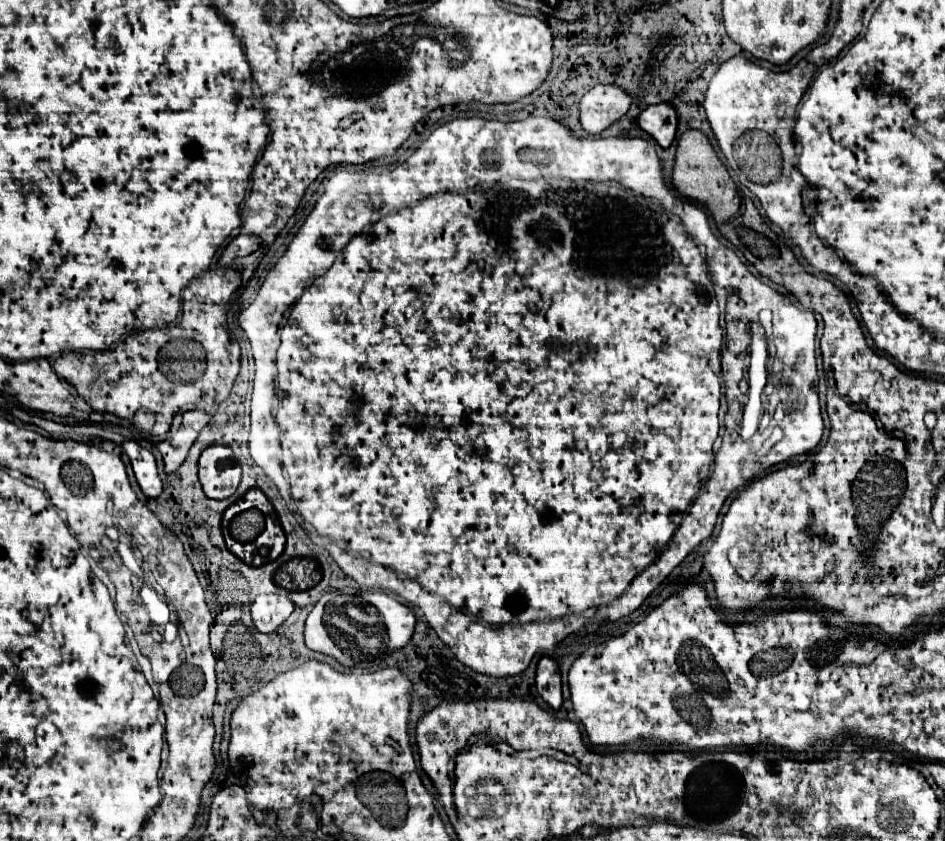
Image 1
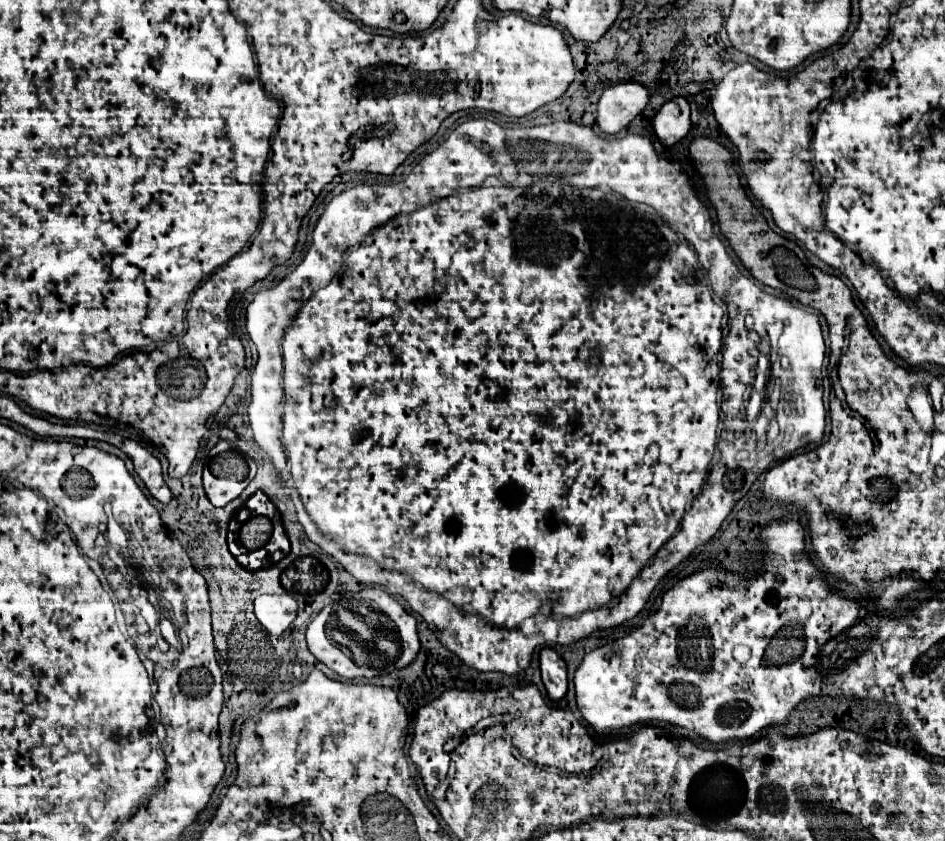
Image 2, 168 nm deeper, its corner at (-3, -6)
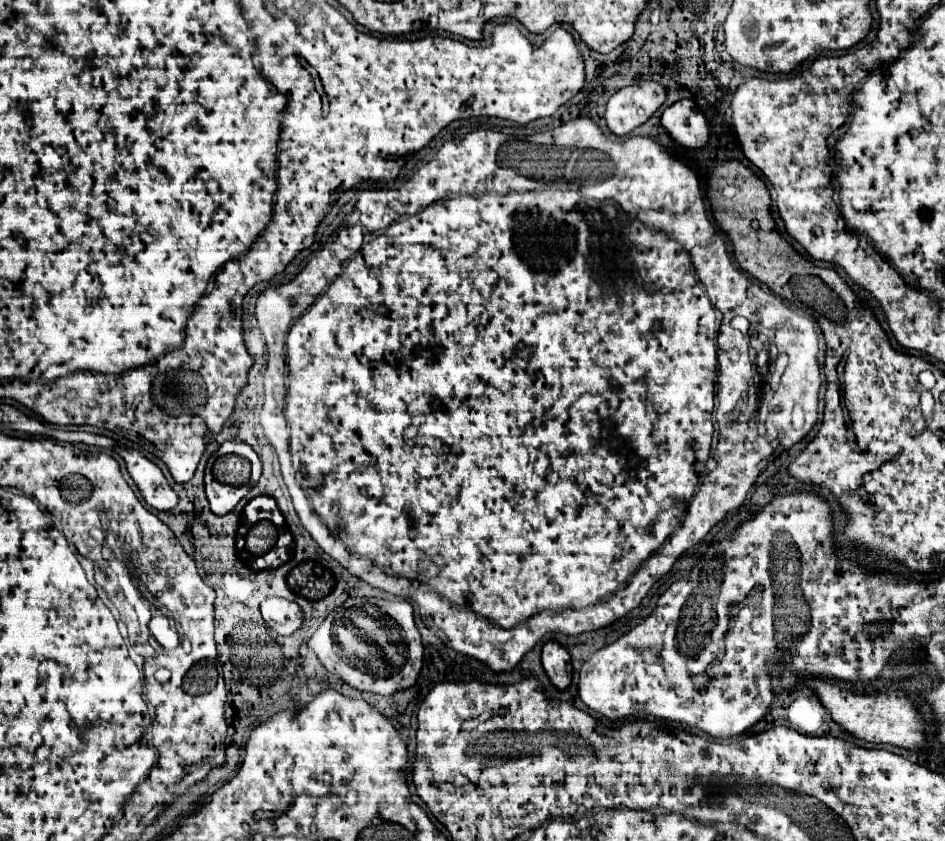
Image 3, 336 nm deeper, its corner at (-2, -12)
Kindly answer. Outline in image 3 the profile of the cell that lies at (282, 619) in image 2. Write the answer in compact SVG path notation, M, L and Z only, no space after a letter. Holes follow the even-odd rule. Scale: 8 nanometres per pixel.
M268 598L262 602L260 608L262 608L262 618L266 620L266 624L282 636L290 636L304 622L304 614L300 606L284 598Z

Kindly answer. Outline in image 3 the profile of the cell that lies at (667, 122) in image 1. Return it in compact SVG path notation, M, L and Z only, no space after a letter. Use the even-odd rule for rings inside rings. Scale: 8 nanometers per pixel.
M680 100L664 110L662 126L686 148L702 148L710 138L710 124L692 100Z

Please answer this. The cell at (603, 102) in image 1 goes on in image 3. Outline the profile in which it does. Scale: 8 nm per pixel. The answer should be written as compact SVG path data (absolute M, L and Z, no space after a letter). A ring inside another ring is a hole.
M640 82L618 90L606 104L606 124L612 134L626 136L642 126L666 100L666 86Z

